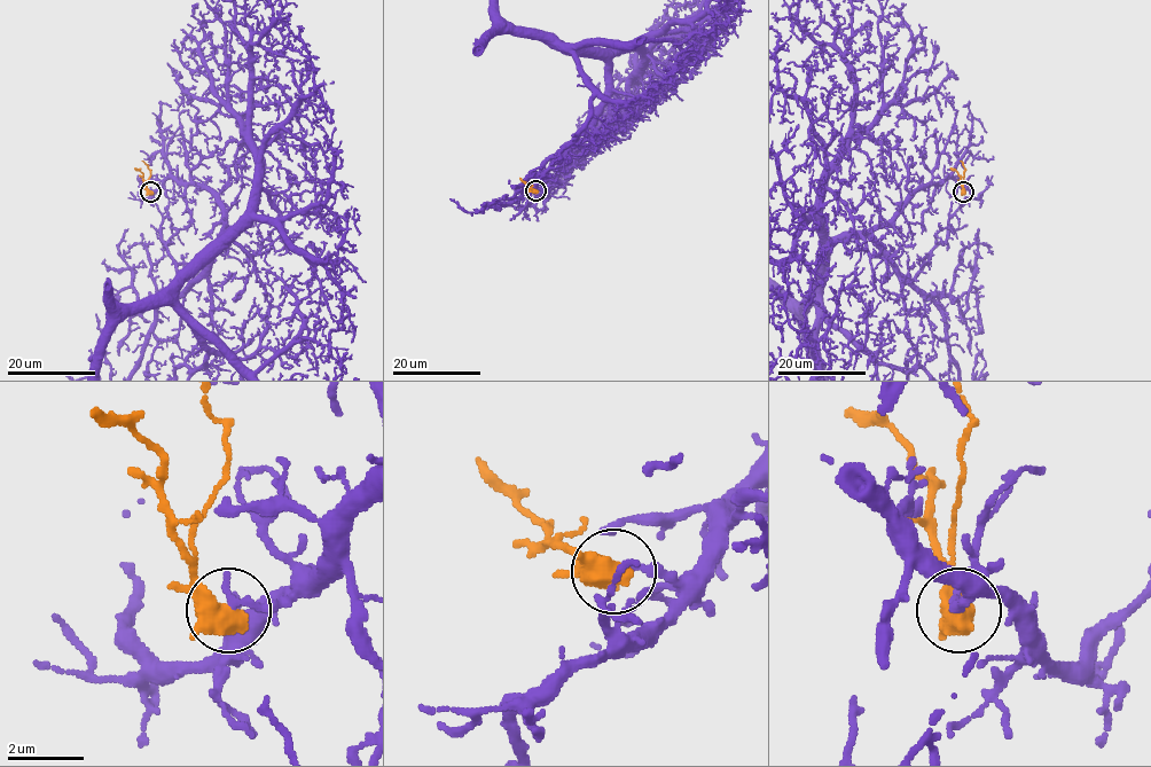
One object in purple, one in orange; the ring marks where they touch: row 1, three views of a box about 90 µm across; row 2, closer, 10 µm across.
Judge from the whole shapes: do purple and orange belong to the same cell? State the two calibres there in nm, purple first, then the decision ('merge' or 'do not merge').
200 nm thick on the purple side, 600 nm on the other; do not merge

